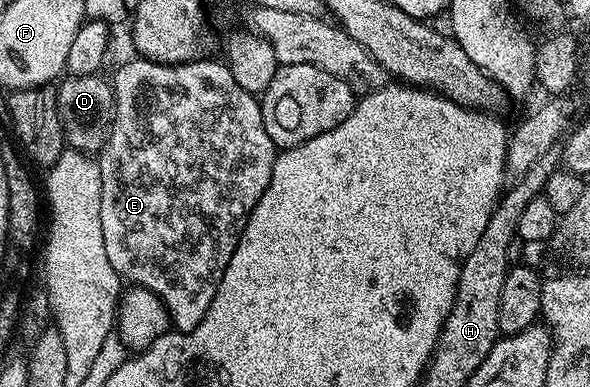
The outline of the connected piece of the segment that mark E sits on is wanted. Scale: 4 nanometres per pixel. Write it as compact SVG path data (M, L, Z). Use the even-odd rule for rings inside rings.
M213 58L188 60L185 64L159 64L153 60L135 59L126 61L117 70L116 77L110 80L112 127L108 130L108 141L98 153L102 174L102 242L106 242L106 258L110 258L110 266L114 266L121 278L129 285L153 292L164 304L171 327L177 332L189 332L206 318L206 310L210 310L210 302L214 302L218 282L222 282L222 274L226 274L226 266L236 252L248 215L262 198L266 186L270 186L278 149L270 134L266 134L260 100L234 82L234 74L230 74L227 63L220 61L219 64Z

